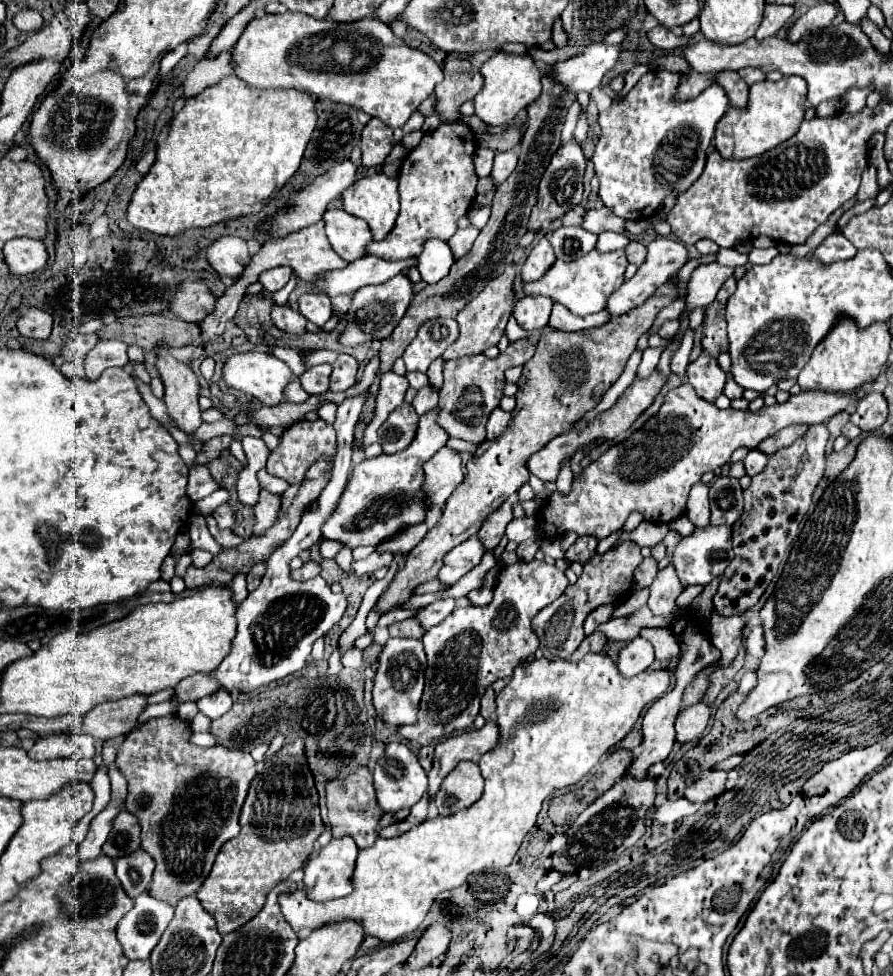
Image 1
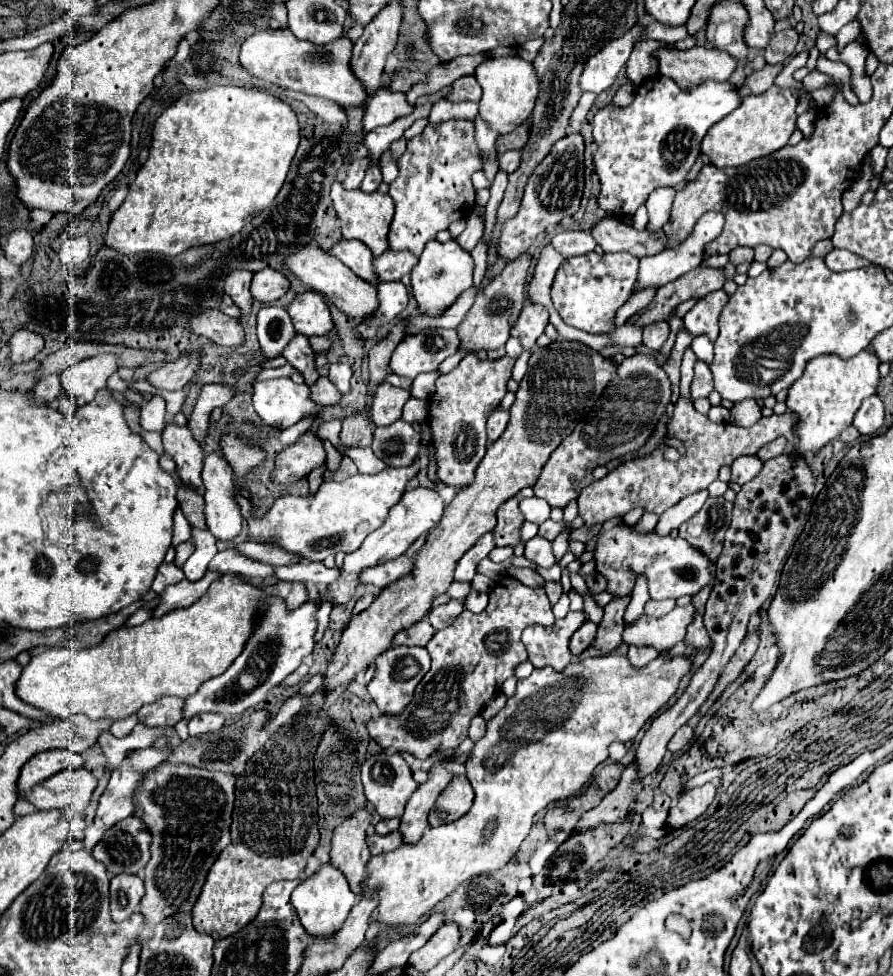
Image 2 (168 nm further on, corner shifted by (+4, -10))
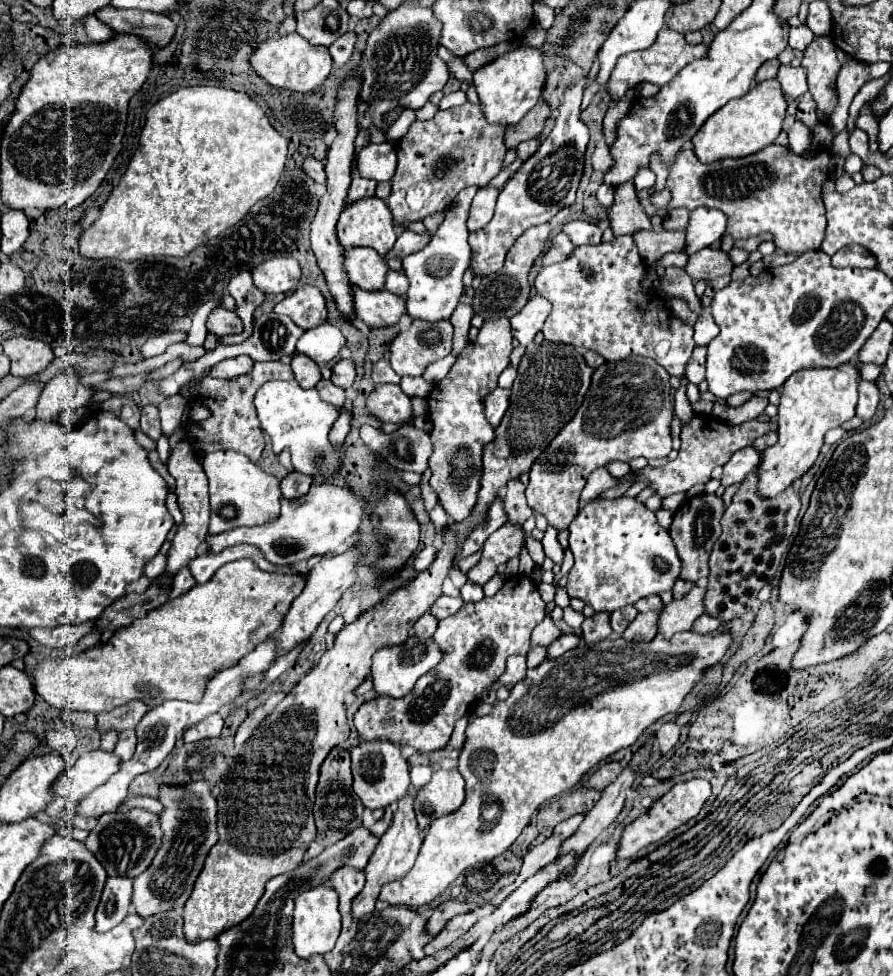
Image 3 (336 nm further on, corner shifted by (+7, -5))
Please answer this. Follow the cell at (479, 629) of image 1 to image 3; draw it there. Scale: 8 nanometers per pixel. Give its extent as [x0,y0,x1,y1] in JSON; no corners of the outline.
[353,574,545,754]

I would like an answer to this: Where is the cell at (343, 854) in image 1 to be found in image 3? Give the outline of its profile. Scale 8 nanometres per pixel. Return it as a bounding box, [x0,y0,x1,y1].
[293,884,341,958]

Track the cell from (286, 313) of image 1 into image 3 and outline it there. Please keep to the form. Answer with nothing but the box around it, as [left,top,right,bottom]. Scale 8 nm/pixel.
[291,354,321,388]

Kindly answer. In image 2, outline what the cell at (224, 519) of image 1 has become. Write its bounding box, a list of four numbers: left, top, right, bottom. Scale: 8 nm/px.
[204,453,242,541]

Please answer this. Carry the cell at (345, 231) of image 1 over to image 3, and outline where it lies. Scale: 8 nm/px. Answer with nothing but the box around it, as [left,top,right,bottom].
[345,248,387,290]

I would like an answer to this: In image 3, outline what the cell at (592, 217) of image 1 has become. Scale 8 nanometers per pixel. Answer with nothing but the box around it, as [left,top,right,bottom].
[633,230,683,264]

